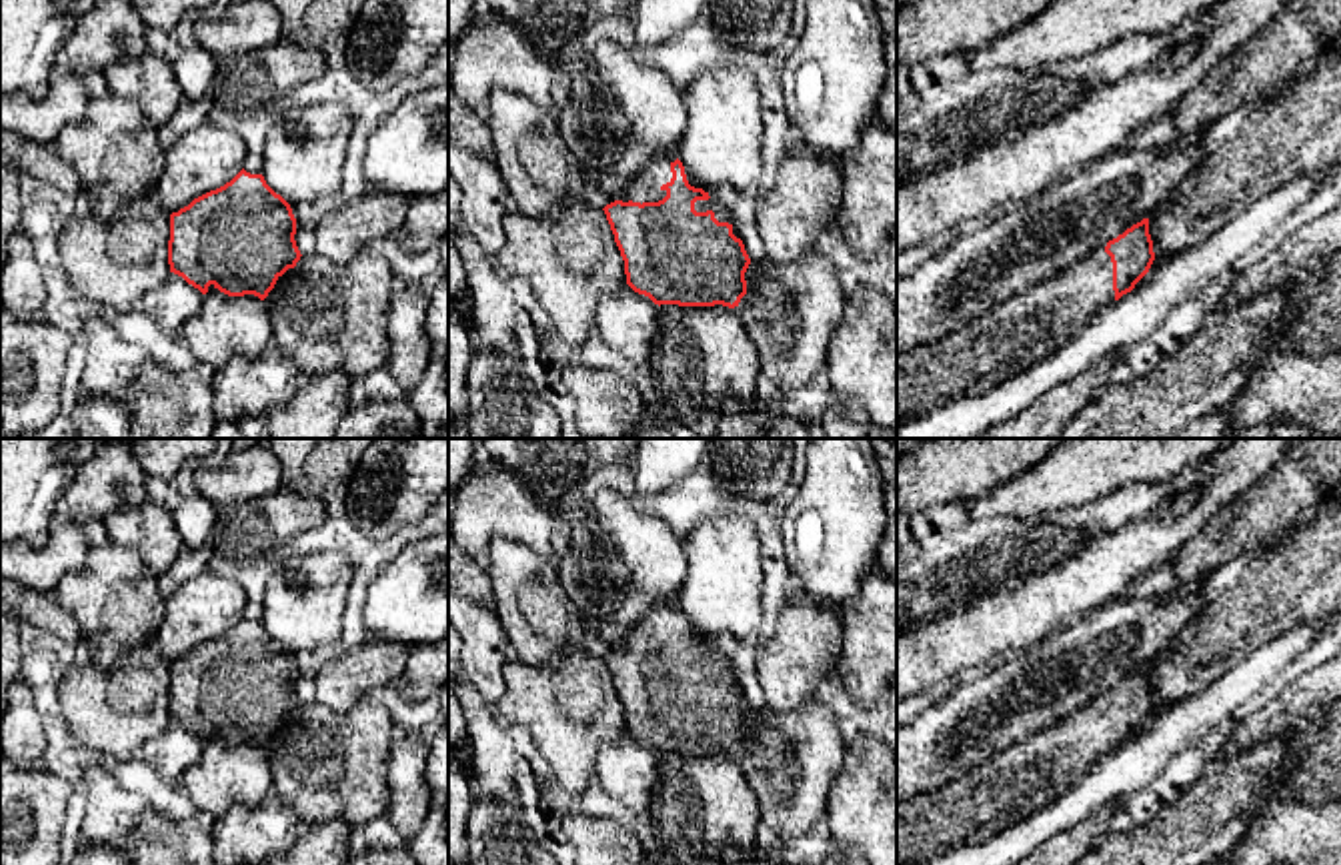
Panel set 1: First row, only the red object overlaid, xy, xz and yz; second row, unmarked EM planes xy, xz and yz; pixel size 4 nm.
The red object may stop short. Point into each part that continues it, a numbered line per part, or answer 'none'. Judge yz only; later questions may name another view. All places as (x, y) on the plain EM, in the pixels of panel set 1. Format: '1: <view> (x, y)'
1: yz (1031, 773)

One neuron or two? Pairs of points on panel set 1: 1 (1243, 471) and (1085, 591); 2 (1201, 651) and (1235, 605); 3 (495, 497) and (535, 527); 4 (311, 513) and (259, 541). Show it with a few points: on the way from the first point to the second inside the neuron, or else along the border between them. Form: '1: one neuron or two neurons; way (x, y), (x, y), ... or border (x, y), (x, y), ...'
1: one neuron; way (1203, 507), (1181, 529), (1157, 535), (1125, 553)
2: one neuron; way (1213, 639), (1235, 617)
3: one neuron; way (505, 507), (525, 519)
4: one neuron; way (299, 513), (287, 513), (271, 529)

